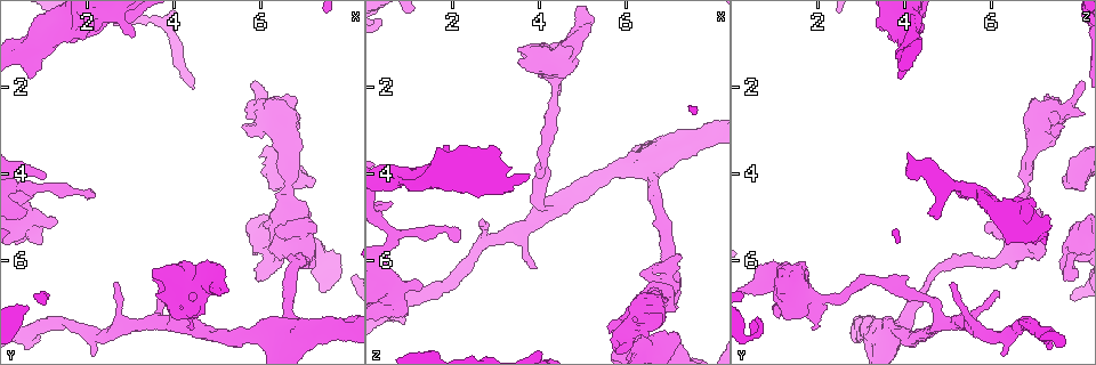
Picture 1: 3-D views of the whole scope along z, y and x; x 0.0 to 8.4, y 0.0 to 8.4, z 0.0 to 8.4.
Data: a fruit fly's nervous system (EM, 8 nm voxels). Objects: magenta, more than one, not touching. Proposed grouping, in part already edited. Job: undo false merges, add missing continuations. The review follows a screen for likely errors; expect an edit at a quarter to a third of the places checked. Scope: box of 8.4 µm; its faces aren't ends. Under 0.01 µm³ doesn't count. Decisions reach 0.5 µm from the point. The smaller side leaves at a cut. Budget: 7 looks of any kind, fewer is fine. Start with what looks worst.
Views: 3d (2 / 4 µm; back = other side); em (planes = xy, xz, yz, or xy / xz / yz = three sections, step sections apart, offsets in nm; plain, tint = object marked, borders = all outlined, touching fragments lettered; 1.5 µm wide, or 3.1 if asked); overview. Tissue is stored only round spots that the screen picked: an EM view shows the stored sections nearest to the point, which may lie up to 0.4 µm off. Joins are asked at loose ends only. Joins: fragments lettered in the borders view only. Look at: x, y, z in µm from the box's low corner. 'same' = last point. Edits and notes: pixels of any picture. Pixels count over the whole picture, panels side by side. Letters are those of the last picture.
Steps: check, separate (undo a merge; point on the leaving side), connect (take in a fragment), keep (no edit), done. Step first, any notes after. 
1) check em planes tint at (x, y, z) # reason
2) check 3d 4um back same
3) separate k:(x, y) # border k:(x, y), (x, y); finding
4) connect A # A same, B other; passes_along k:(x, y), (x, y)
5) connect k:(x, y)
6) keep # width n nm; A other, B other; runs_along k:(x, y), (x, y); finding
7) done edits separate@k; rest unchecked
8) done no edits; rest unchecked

check em planes plain at (6.00, 2.35, 7.85) # thick turns thin

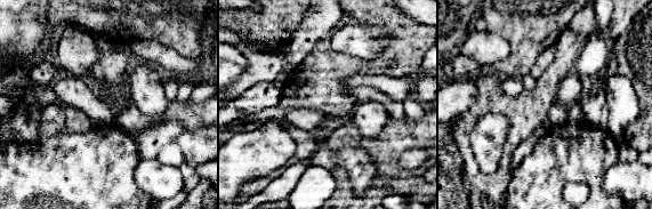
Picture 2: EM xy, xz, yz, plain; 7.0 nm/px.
check em planes borders same

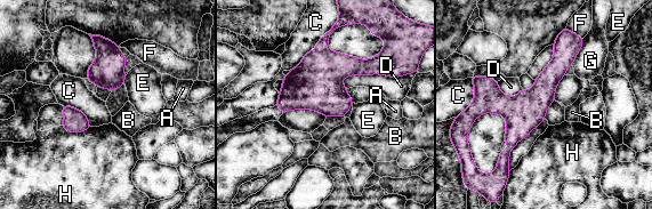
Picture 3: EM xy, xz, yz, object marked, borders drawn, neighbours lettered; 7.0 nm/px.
keep # A other, B other, C other, D other, E other, F other, G other, H other; runs_along 3:(580, 40), (525, 103), (476, 79); one neuron here

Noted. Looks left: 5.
check em planes plain at (5.90, 6.40, 7.95) # an open end

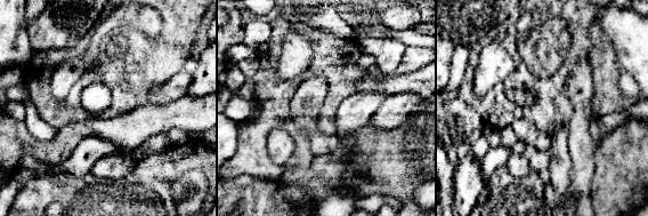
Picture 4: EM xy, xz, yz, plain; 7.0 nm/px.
check em planes borders same

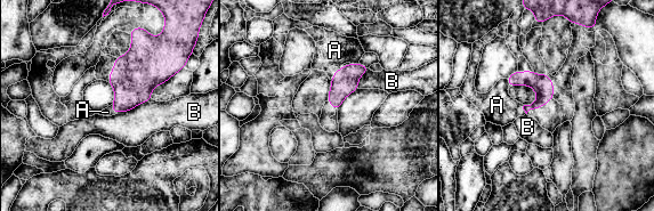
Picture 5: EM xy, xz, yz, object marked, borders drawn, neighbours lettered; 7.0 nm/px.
connect A # width 140 nm; A same, B other; passes_along 5:(345, 81), (334, 72), (334, 50); it goes on there

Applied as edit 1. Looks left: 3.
done edits connect@5; rest unchecked

